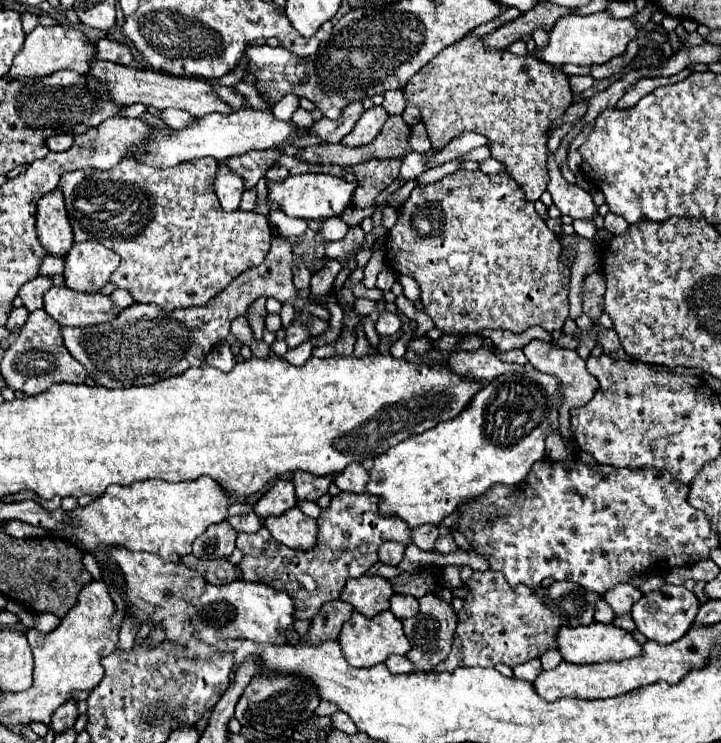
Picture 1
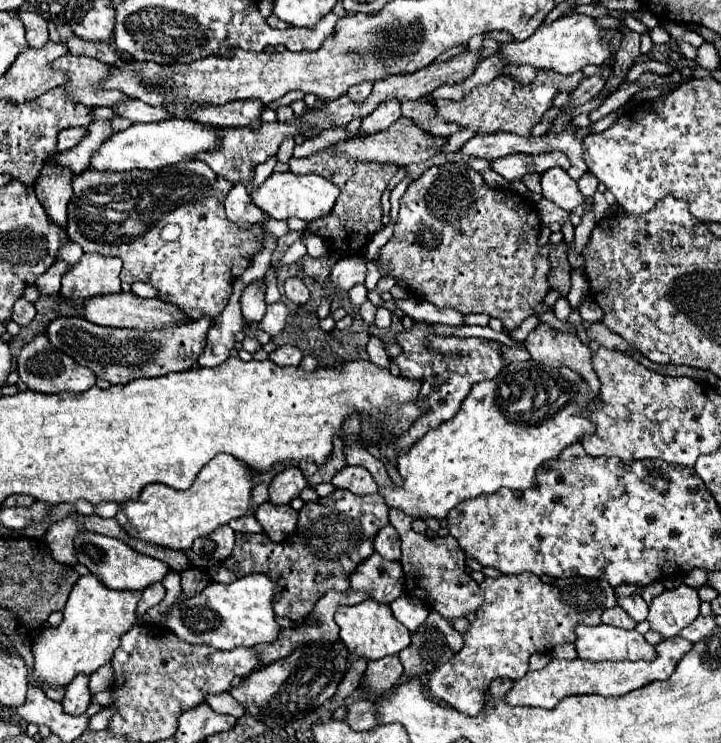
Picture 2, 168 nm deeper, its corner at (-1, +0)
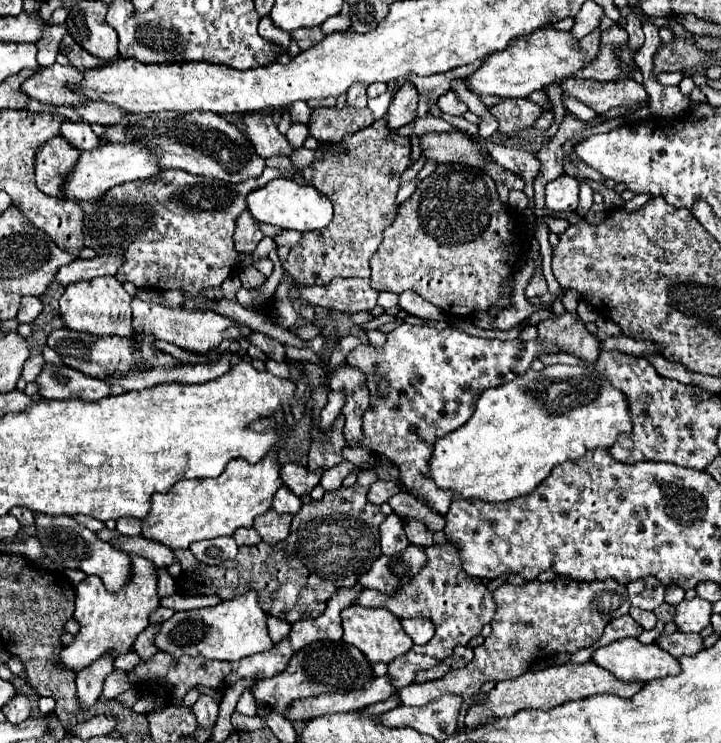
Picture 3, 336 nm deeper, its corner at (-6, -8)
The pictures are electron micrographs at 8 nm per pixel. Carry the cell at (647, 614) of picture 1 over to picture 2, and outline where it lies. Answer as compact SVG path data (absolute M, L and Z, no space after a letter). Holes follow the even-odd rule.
M680 585L676 589L666 589L652 599L646 621L652 631L658 631L664 639L672 639L678 637L680 631L698 617L698 613L700 599L696 589Z

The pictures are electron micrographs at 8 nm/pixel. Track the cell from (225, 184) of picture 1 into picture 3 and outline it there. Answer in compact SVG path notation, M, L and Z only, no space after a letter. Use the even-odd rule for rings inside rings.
M245 211L239 217L239 221L237 221L237 229L235 229L235 249L239 253L253 253L255 247L257 247L257 243L261 239L263 239L263 233L255 225L251 213Z

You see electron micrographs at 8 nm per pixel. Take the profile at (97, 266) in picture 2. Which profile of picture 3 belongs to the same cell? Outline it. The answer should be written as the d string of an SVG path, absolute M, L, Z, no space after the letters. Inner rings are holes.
M111 275L67 285L65 293L59 299L59 305L61 305L61 321L71 331L91 333L93 337L103 337L103 335L131 337L131 333L133 333L133 329L131 329L131 295Z

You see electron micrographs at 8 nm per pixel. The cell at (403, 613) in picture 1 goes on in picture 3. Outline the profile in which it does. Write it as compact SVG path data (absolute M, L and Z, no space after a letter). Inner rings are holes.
M401 619L403 629L409 633L415 645L425 645L431 641L435 627L429 619Z

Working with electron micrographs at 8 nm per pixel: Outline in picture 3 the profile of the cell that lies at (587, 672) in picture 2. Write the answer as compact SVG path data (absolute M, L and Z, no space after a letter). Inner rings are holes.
M593 661L577 665L577 663L565 663L565 665L553 665L547 667L543 671L527 671L523 675L519 675L517 679L507 679L507 681L499 681L487 695L487 699L479 705L473 705L467 709L465 715L465 725L467 727L477 727L481 723L487 723L491 719L499 719L499 717L511 717L521 709L541 709L541 711L549 711L557 705L563 705L567 701L573 699L585 699L597 693L611 693L617 697L625 697L631 699L635 693L639 693L639 689L643 687L643 683L623 683L619 681L615 675L611 675L609 671L605 671L603 667L595 665Z

